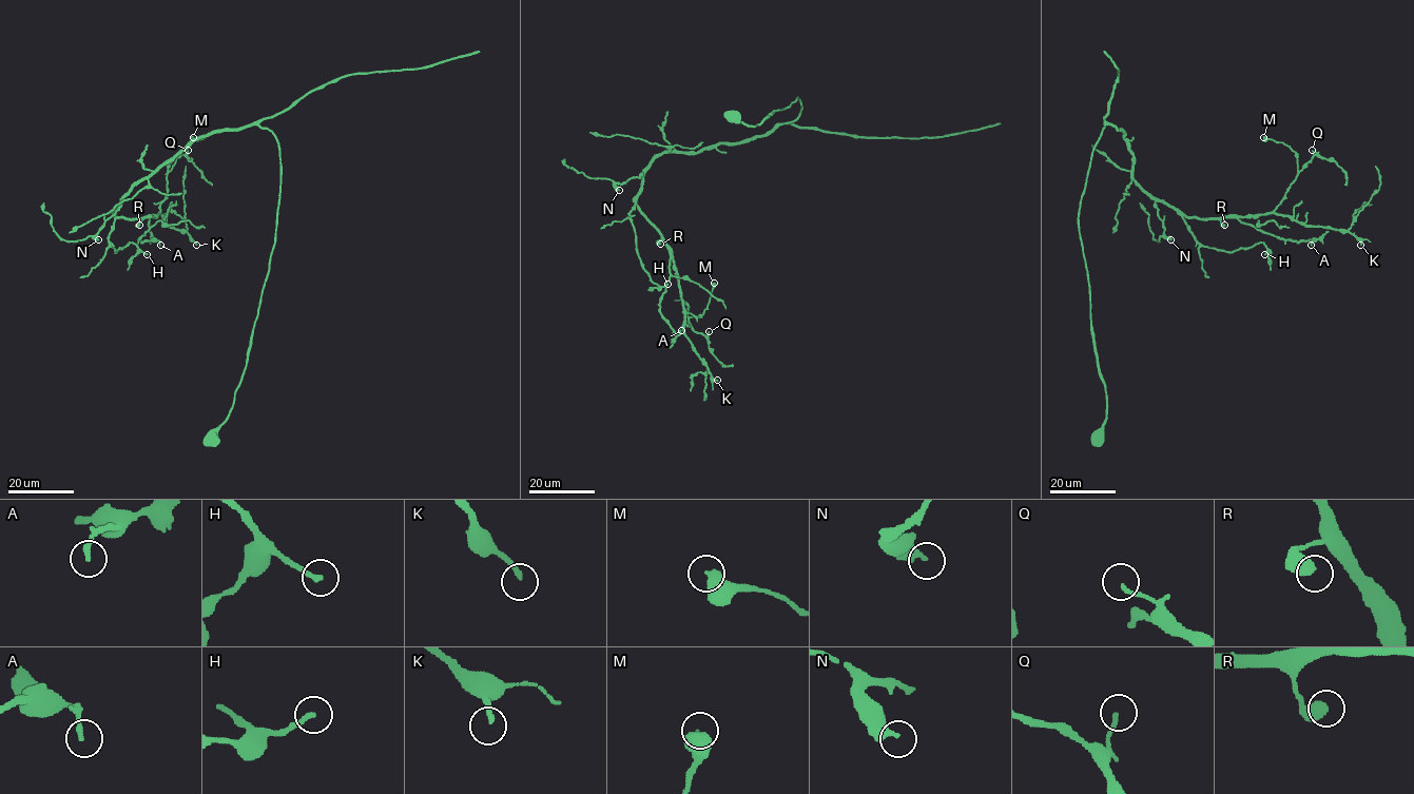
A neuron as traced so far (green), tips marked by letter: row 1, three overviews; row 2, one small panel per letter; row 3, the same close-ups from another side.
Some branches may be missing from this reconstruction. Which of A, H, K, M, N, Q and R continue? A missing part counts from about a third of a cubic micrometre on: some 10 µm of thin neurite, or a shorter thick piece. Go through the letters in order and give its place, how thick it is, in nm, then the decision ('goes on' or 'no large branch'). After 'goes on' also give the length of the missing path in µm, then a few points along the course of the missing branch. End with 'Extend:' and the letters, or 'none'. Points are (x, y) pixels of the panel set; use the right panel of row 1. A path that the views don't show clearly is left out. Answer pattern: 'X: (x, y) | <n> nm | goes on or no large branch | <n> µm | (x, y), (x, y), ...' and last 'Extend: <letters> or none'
A: (1311, 245) | 180 nm | no large branch
H: (1264, 254) | 200 nm | goes on | 10 µm | (1264, 254), (1263, 263), (1269, 258), (1265, 269)
K: (1360, 245) | 180 nm | no large branch
M: (1263, 137) | 550 nm | no large branch
N: (1170, 239) | 360 nm | no large branch
Q: (1312, 150) | 160 nm | no large branch
R: (1224, 225) | 550 nm | no large branch
Extend: H

